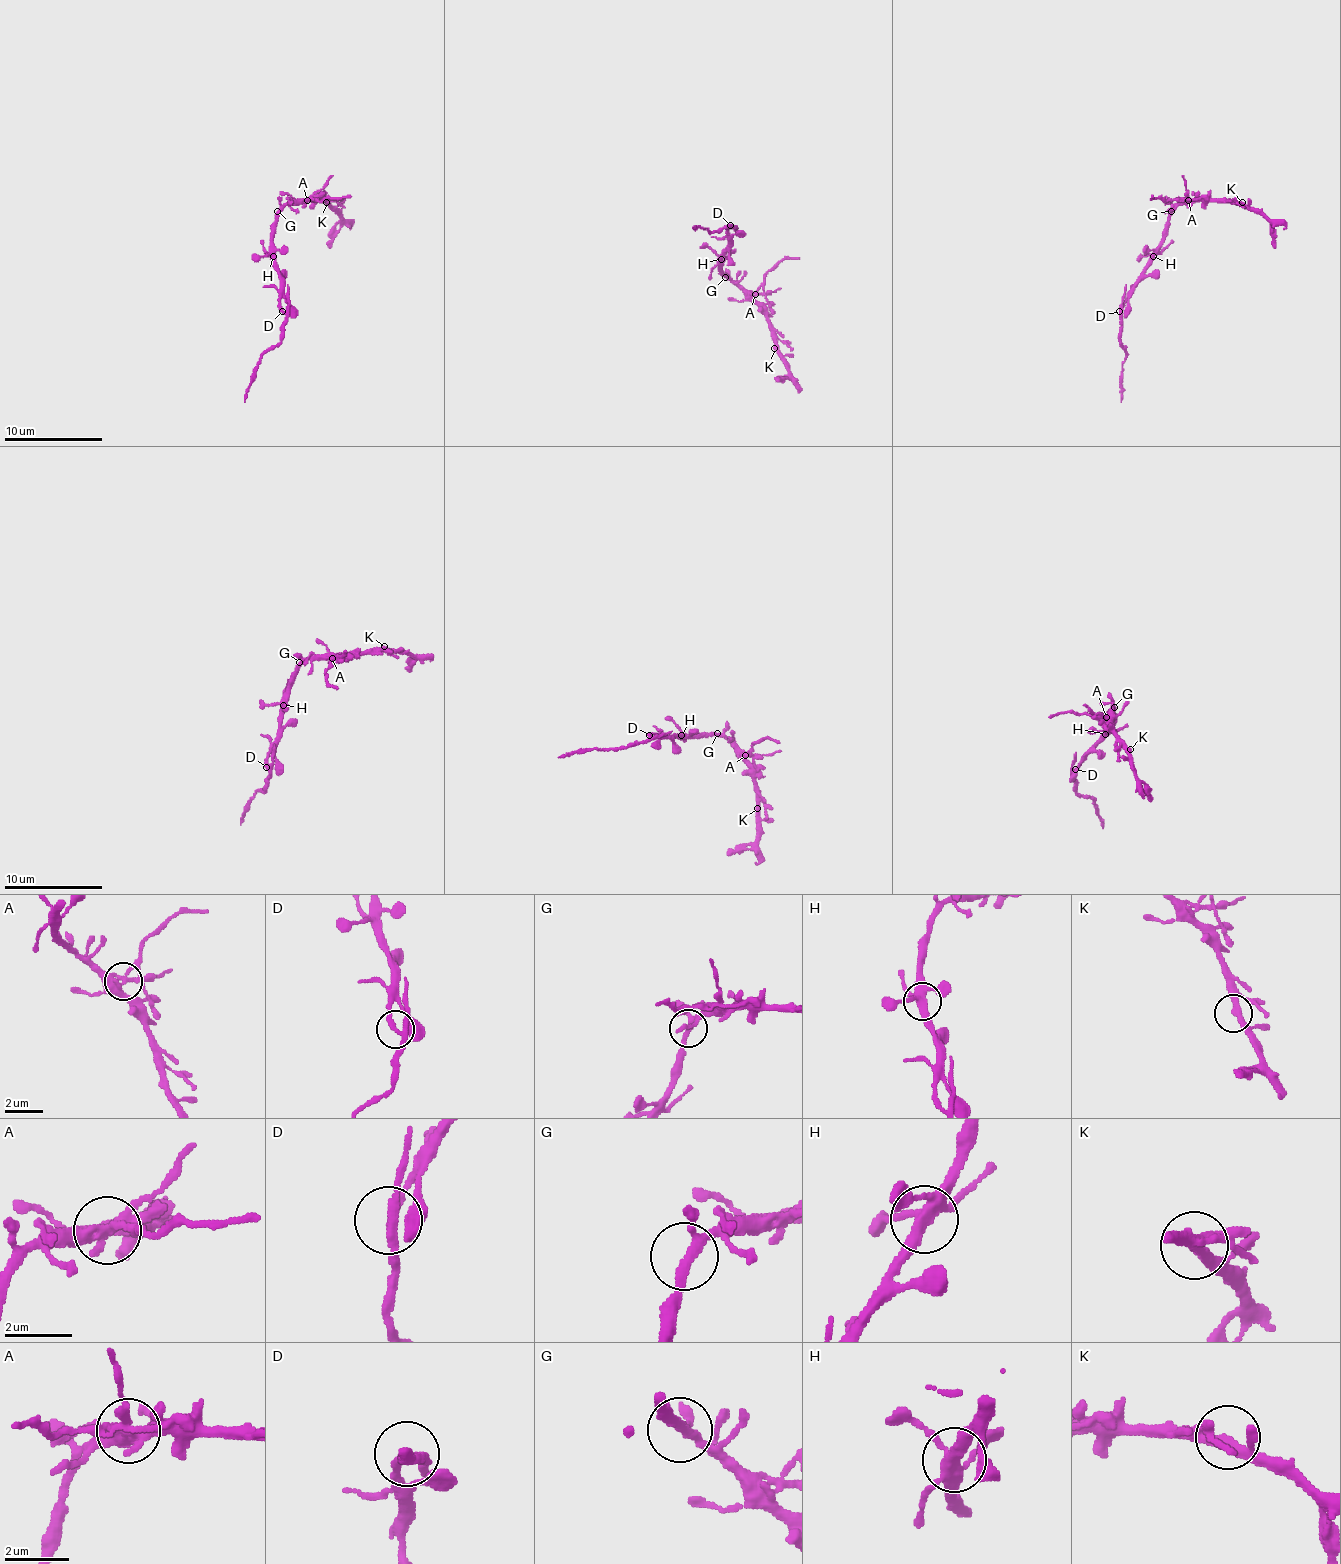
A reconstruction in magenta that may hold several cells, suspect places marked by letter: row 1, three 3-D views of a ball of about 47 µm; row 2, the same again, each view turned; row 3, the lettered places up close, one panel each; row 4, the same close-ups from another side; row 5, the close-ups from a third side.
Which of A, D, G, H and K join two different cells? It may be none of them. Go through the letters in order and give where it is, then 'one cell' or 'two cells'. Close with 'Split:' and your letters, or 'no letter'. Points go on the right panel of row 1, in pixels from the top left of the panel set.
A: (1188, 200) | two cells
D: (1119, 311) | two cells
G: (1171, 211) | one cell
H: (1153, 256) | one cell
K: (1242, 202) | one cell
Split: A, D

